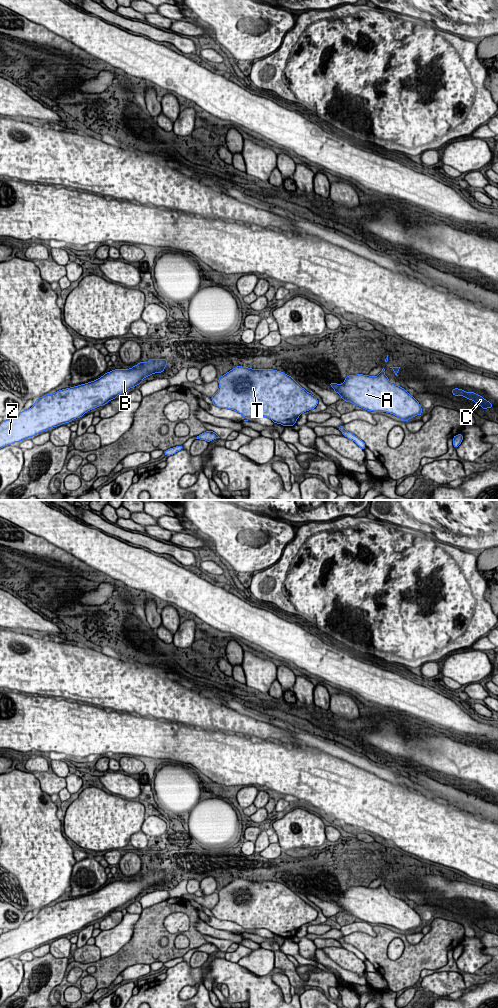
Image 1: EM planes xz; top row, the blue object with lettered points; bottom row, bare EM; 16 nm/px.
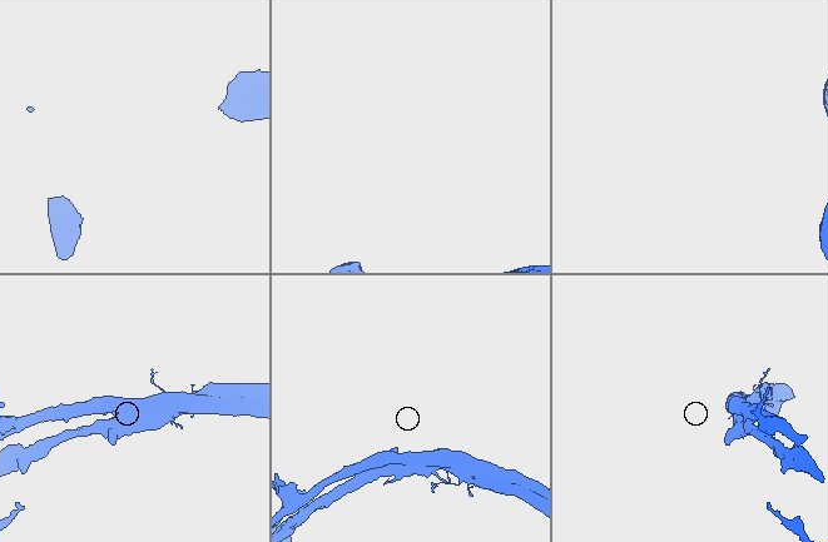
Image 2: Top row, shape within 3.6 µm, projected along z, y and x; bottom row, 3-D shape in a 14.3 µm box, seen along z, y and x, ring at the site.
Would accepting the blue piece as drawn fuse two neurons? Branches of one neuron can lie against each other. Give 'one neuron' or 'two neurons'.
two neurons

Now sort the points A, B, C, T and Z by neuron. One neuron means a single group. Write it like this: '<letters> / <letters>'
A T / B C Z

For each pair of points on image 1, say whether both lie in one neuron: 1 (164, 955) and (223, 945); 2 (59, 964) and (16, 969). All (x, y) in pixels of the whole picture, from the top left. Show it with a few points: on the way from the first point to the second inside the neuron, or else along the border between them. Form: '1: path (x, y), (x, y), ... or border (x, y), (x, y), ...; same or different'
1: border (203, 935), (208, 941); different
2: border (24, 963), (23, 979), (16, 990); different

